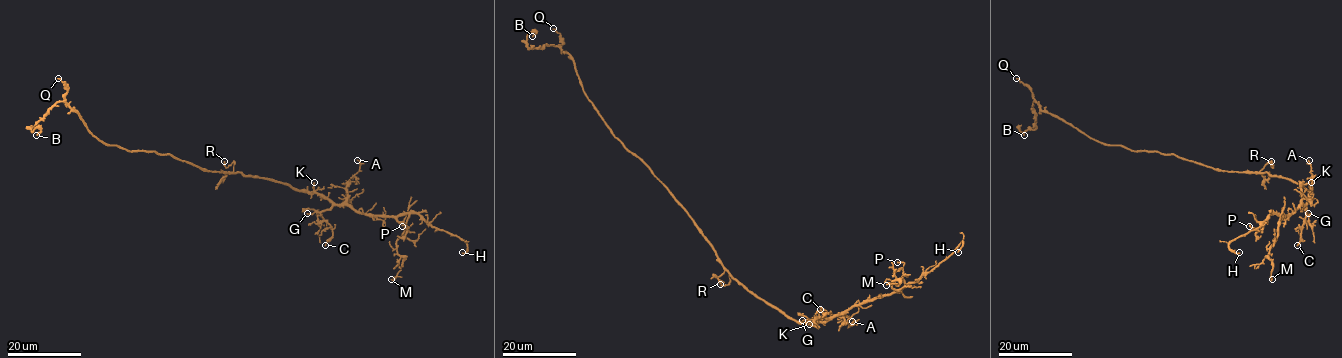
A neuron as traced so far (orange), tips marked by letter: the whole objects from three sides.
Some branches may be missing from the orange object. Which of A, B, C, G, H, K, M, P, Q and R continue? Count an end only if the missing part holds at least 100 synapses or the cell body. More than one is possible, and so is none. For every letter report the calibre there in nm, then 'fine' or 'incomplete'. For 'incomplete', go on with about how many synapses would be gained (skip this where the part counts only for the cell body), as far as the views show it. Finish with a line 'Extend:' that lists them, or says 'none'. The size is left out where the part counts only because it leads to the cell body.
A: 80 nm | fine
B: 140 nm | fine
C: 120 nm | fine
G: 90 nm | fine
H: 140 nm | incomplete
K: 160 nm | fine
M: 140 nm | fine
P: 120 nm | fine
Q: 110 nm | fine
R: 130 nm | fine
Extend: H

